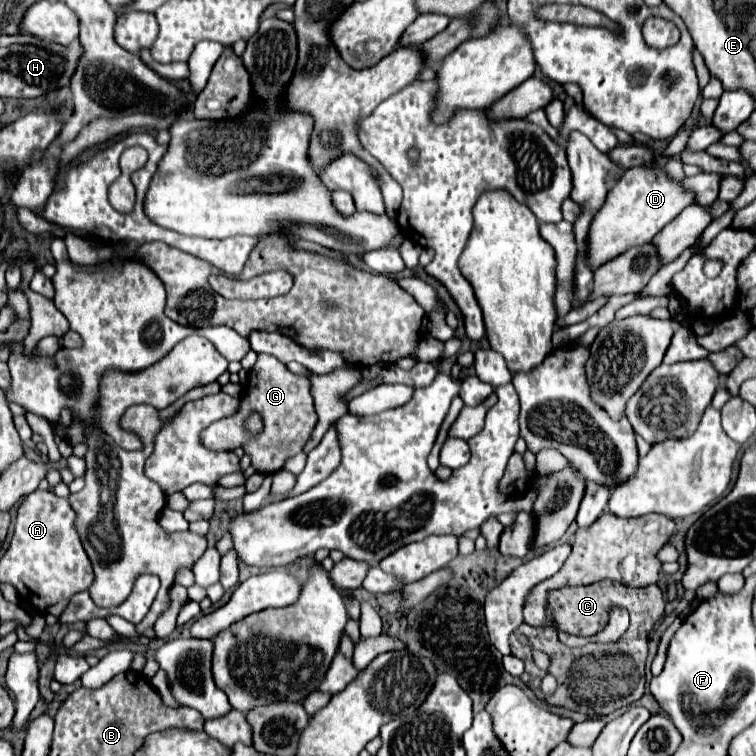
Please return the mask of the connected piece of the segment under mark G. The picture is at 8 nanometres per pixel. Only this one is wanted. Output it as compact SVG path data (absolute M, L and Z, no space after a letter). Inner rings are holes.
M258 354L258 362L248 372L246 384L248 384L248 390L244 386L242 402L240 402L236 414L210 424L202 432L202 442L206 446L210 446L212 450L244 448L244 452L250 456L252 468L256 472L274 474L284 468L286 460L290 460L304 448L312 428L316 426L318 416L316 416L316 408L314 408L314 398L310 394L310 380L292 374L278 358ZM252 410L260 412L262 420L264 420L264 432L260 436L250 436L242 428L244 418Z

